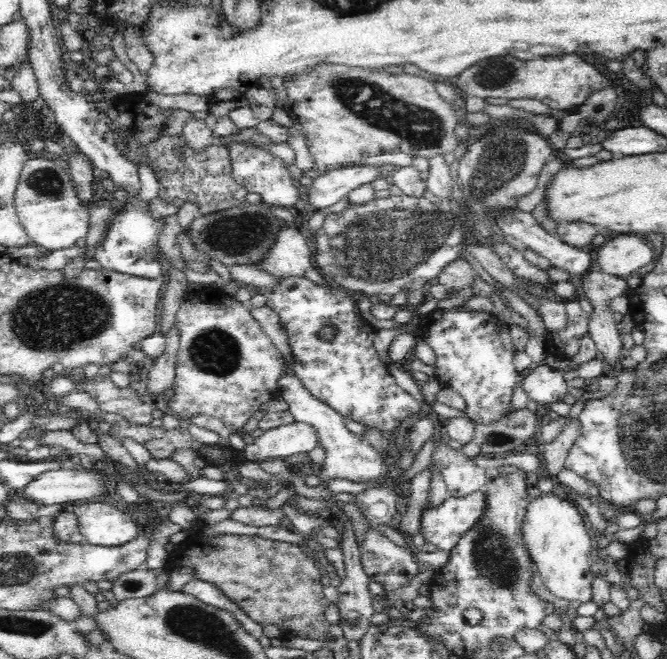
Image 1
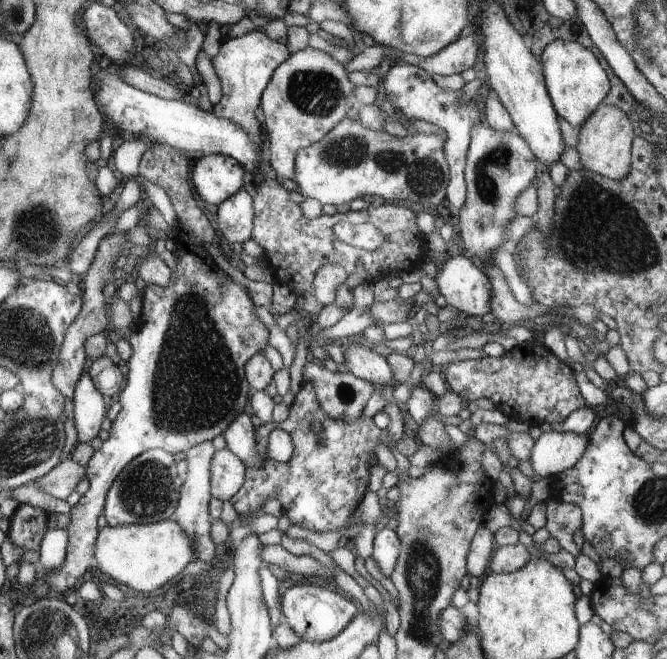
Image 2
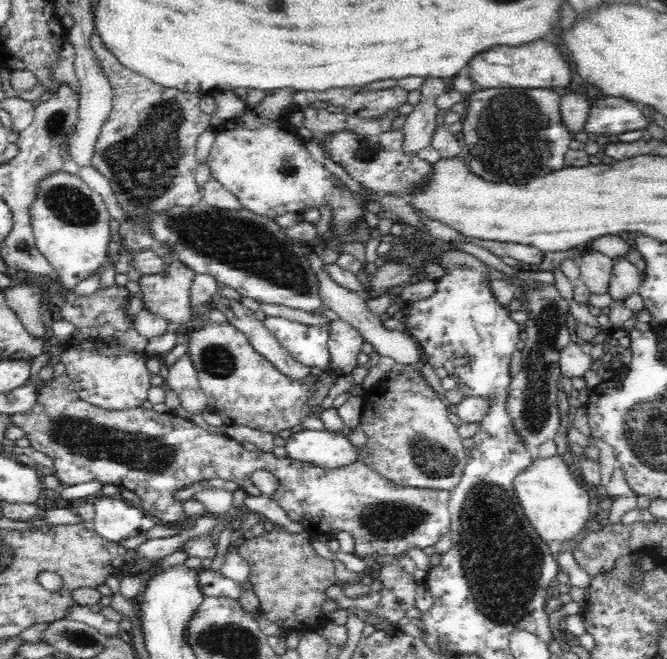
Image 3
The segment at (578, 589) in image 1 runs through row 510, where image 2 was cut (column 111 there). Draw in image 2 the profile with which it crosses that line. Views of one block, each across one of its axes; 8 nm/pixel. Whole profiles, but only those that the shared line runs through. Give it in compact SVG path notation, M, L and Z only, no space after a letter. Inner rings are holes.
M166 519L147 525L132 523L104 527L98 533L94 556L95 566L102 574L110 576L112 580L115 578L116 582L132 590L152 592L183 572L187 564L196 561L197 547L183 527L172 519Z

